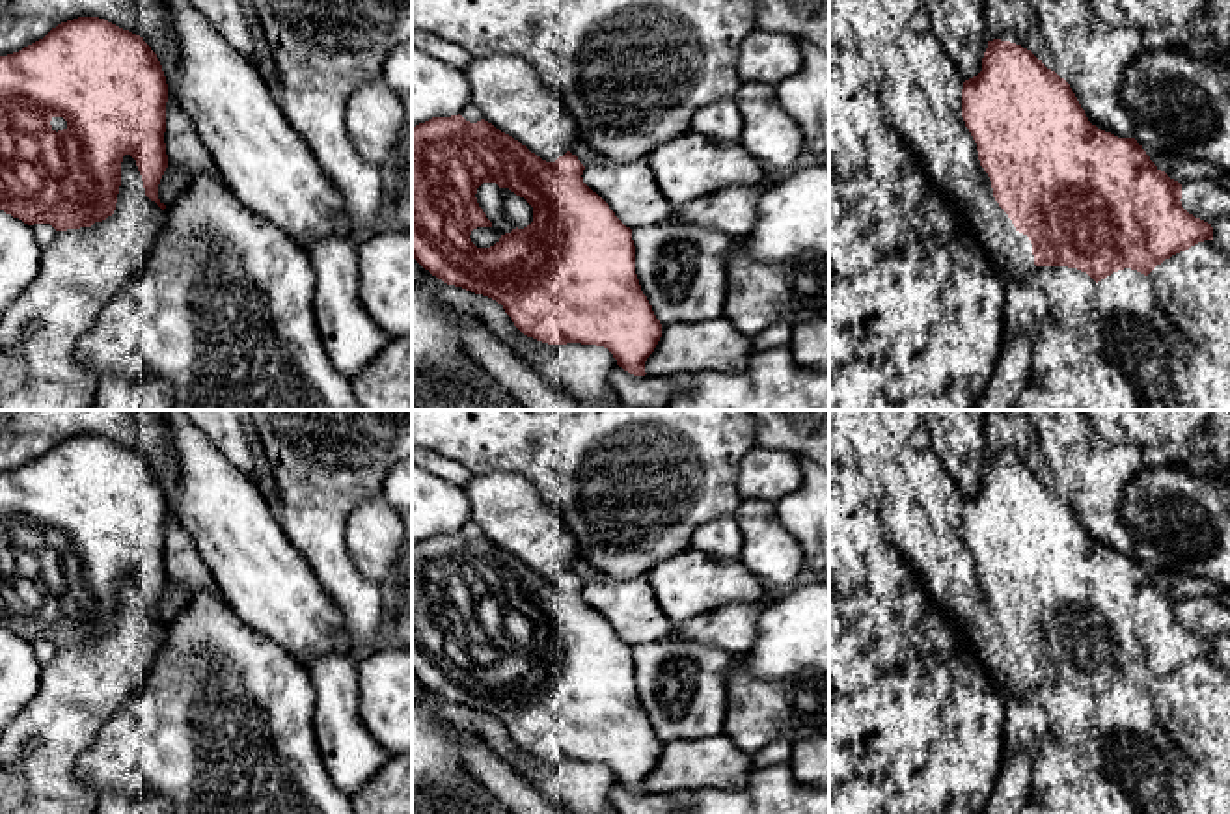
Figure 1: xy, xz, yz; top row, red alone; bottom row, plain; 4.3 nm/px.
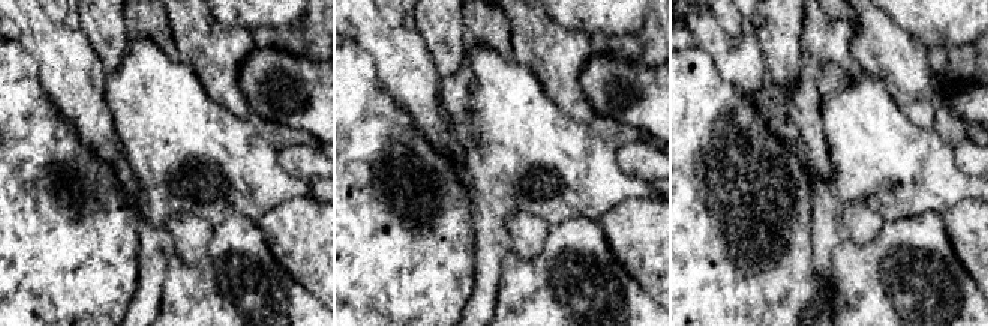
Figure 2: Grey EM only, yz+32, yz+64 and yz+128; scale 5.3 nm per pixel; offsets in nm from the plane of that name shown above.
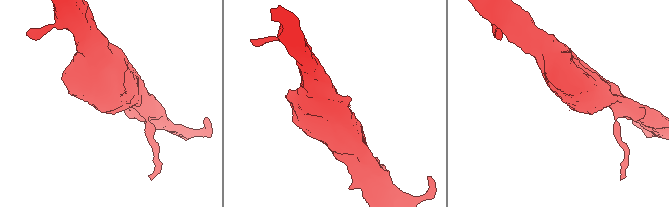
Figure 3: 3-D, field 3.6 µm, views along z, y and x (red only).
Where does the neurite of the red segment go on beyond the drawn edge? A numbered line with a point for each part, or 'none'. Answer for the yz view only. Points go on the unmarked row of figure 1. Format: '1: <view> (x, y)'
1: yz (1024, 662)

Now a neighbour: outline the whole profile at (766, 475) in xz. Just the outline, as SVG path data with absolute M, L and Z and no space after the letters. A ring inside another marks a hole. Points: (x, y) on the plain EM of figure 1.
M751 449L736 469L736 492L742 499L777 501L803 482L800 458L788 451Z

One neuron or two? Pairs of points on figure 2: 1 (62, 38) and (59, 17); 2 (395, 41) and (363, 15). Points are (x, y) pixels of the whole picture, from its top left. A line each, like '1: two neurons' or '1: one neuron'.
1: two neurons
2: one neuron

